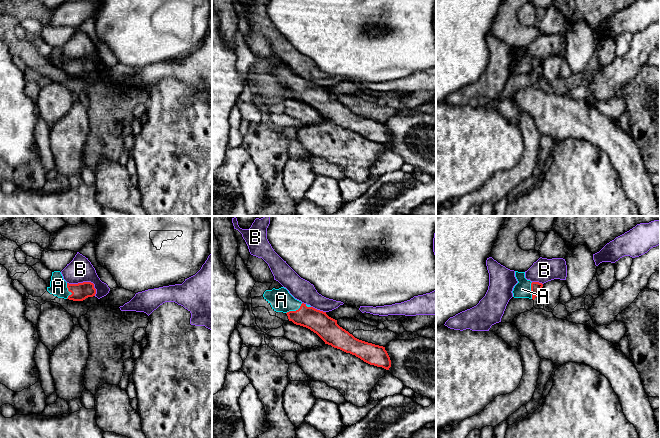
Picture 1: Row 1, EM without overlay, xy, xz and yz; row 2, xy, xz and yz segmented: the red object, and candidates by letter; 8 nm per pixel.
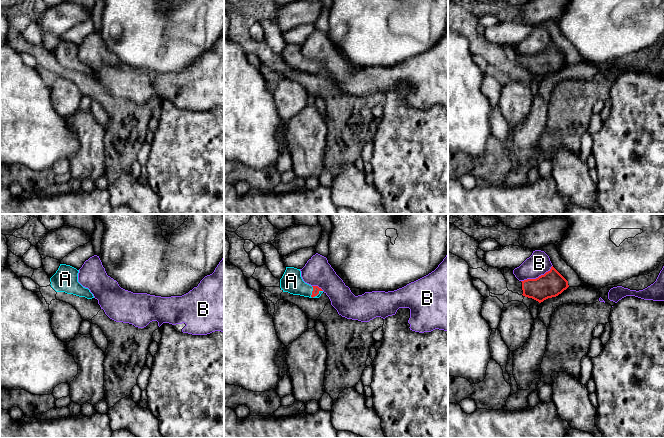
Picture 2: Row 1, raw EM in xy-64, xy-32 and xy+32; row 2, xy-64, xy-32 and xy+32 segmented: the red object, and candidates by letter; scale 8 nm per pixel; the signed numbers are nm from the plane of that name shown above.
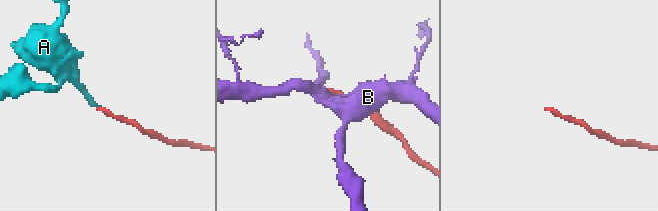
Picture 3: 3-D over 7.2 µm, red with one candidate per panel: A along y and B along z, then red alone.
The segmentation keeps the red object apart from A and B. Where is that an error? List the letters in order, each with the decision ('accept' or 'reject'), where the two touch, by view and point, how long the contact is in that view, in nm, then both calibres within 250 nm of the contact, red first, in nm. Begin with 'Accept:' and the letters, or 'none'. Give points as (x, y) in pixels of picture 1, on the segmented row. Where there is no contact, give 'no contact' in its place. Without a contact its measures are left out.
Accept: A
A: accept | xz (294, 311) | 160 nm | 180/180 nm
B: reject | xy (85, 282) | 260 nm | 140/200 nm

